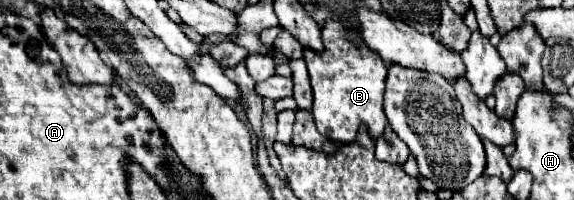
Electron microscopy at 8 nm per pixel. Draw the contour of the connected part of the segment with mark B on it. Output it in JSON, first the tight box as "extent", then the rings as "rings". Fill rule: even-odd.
{"extent":[304,19,388,145],"rings":[[[328,19],[322,27],[324,51],[318,53],[314,49],[304,49],[304,61],[308,69],[311,87],[314,89],[314,113],[316,127],[322,135],[334,139],[338,145],[352,143],[356,139],[358,127],[368,125],[372,139],[378,139],[388,121],[382,107],[384,97],[384,81],[386,81],[386,65],[372,49],[366,47],[364,39],[358,33],[348,33],[344,25],[336,19]],[[342,65],[344,73],[342,75]]]}

